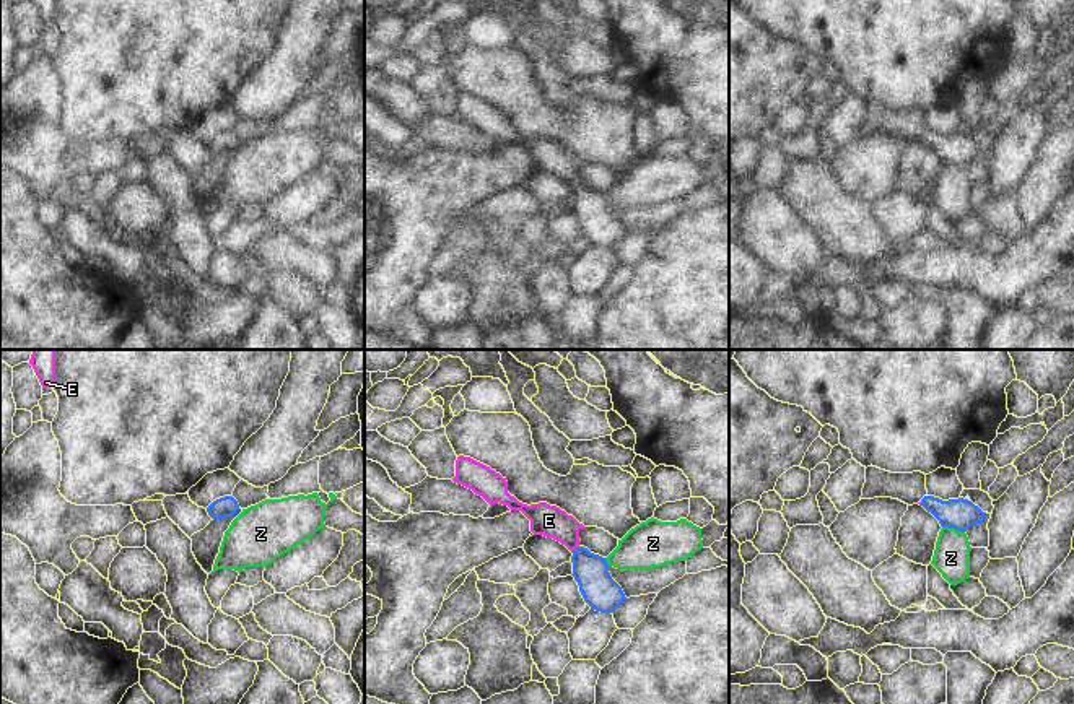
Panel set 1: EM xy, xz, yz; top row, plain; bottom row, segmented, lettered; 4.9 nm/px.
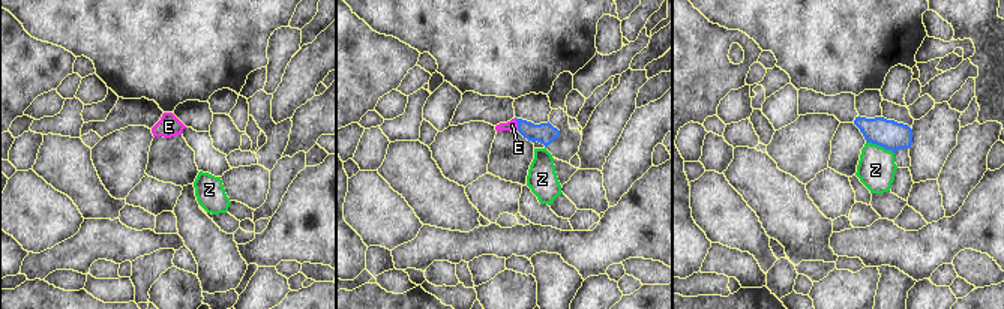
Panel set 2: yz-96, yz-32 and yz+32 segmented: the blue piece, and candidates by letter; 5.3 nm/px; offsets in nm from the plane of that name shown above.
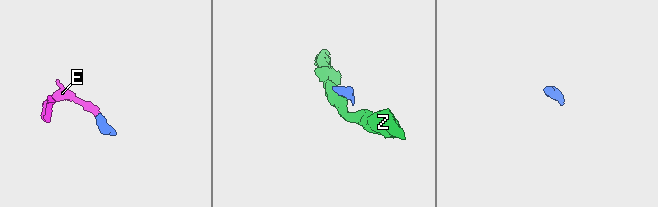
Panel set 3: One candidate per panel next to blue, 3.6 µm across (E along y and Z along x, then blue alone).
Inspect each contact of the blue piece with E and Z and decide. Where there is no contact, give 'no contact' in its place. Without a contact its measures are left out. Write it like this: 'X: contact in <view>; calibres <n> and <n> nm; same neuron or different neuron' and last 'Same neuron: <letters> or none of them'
E: contact in xz; calibres 180 and 160 nm; same neuron
Z: contact in yz; calibres 160 and 180 nm; different neuron
Same neuron: E

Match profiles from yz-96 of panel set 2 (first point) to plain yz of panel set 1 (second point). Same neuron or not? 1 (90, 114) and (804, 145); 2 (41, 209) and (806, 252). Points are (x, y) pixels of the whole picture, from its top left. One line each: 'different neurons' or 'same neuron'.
1: different neurons
2: same neuron

